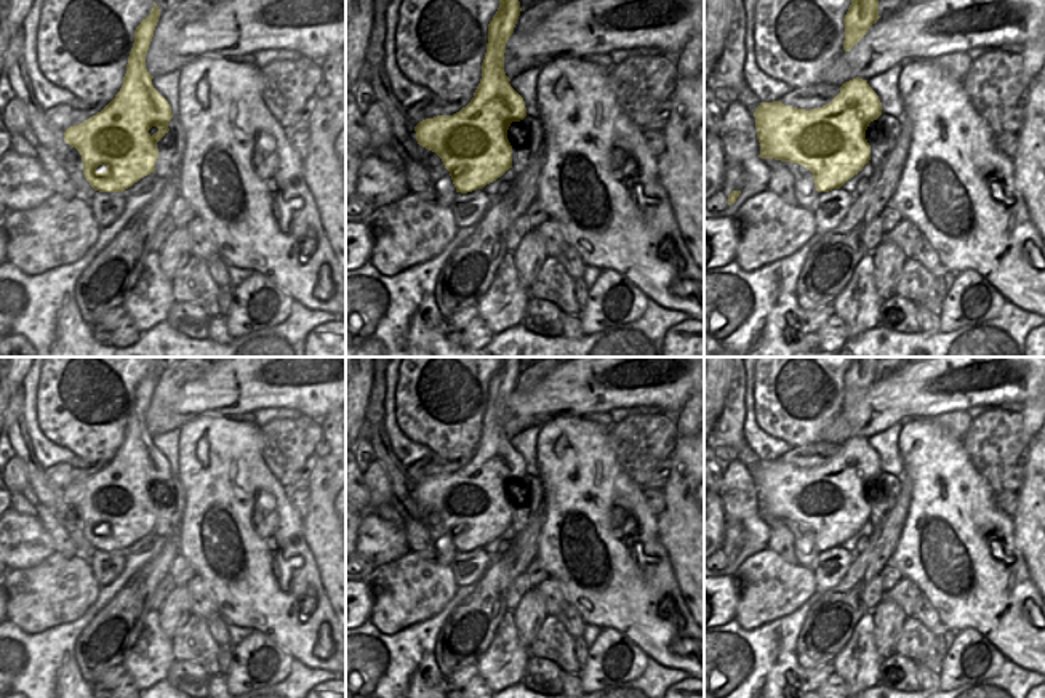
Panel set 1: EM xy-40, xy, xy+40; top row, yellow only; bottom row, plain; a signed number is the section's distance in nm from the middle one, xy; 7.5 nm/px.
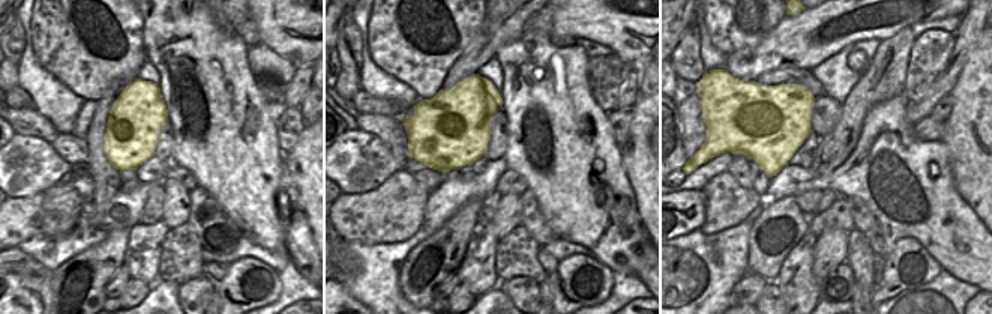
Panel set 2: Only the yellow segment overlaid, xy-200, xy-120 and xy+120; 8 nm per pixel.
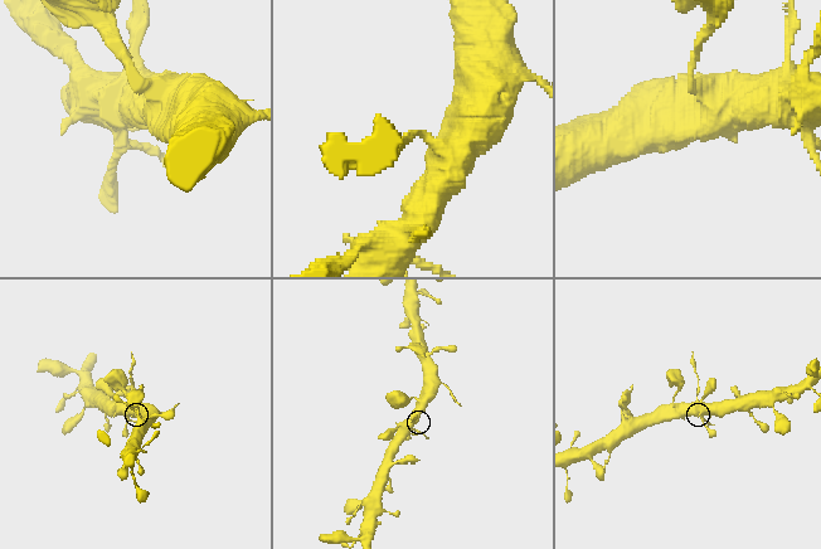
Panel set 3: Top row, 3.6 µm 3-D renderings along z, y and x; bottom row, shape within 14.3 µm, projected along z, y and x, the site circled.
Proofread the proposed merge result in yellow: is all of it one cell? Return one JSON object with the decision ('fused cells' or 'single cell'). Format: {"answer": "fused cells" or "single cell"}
{"answer": "fused cells"}

